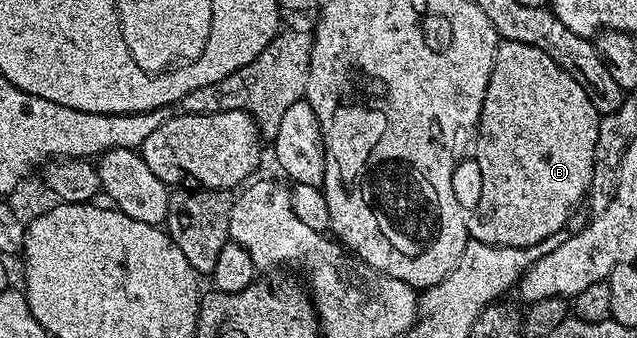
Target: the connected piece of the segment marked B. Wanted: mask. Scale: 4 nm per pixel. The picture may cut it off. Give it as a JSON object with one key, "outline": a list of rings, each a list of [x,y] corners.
{"outline":[[[501,39],[497,44],[491,81],[487,81],[487,97],[483,97],[481,120],[477,122],[475,133],[485,133],[485,141],[495,143],[497,149],[499,141],[503,141],[503,151],[509,151],[509,161],[513,159],[511,169],[515,173],[523,173],[525,161],[527,179],[523,179],[523,191],[519,189],[513,201],[509,201],[509,217],[499,217],[499,221],[487,223],[485,231],[475,229],[477,241],[496,247],[530,247],[555,233],[565,231],[569,214],[576,209],[577,202],[580,199],[582,202],[589,193],[600,124],[601,116],[597,114],[595,105],[591,105],[591,97],[583,93],[583,85],[579,85],[571,73],[551,61],[551,57],[547,57],[547,53],[535,45]]]}

